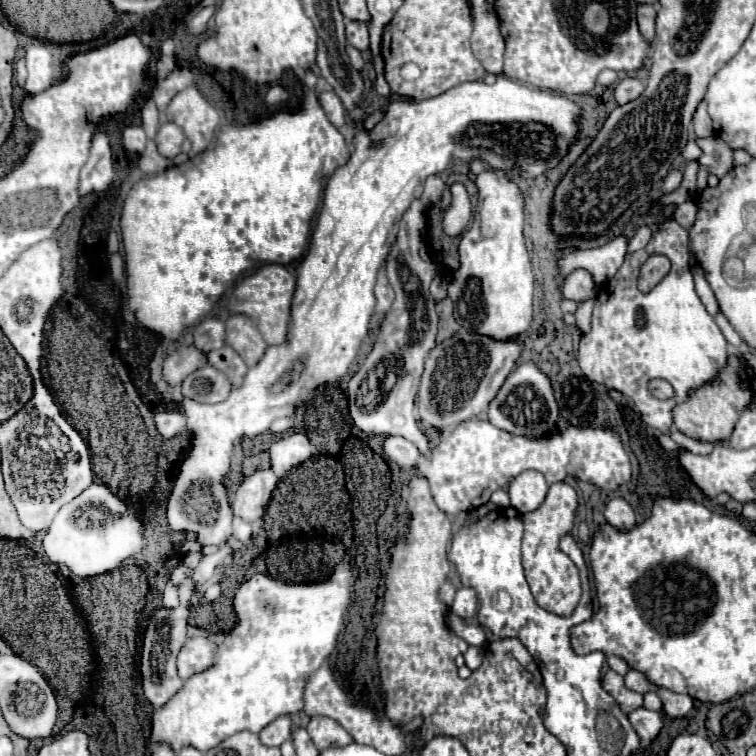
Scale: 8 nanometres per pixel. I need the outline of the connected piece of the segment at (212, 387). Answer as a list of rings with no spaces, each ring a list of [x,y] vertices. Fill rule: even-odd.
[[[203,366],[201,370],[185,378],[183,396],[193,398],[197,402],[205,402],[205,404],[217,404],[229,396],[231,388],[233,386],[229,378],[221,370],[213,366]]]

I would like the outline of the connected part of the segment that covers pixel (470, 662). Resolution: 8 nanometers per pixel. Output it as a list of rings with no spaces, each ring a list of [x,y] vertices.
[[[469,646],[469,650],[465,652],[465,664],[471,668],[471,670],[477,670],[483,662],[483,654],[481,654],[481,648],[477,646]]]

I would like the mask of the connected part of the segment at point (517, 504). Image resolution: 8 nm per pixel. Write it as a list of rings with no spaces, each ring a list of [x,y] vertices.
[[[527,470],[509,484],[511,506],[521,514],[537,510],[547,496],[547,488],[549,484],[545,482],[543,474],[535,470]]]

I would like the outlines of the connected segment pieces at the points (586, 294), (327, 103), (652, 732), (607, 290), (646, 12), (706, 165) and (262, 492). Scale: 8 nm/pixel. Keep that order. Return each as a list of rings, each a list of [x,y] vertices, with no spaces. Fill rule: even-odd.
[[[587,270],[571,272],[565,280],[565,286],[563,286],[563,298],[575,300],[575,302],[583,302],[583,300],[591,298],[593,292],[595,292],[595,284],[593,284],[593,278]]]
[[[321,92],[319,94],[319,102],[327,114],[327,120],[335,126],[335,128],[341,128],[345,124],[345,110],[343,110],[343,104],[339,100],[339,96],[335,92]]]
[[[637,708],[629,714],[629,720],[635,728],[635,732],[643,738],[643,740],[653,740],[661,726],[663,726],[663,720],[661,720],[661,714],[655,712],[655,710],[647,710],[647,708]]]
[[[663,220],[649,244],[627,254],[623,266],[597,294],[591,330],[581,336],[577,362],[589,380],[601,382],[627,396],[627,400],[637,406],[647,426],[667,432],[673,424],[671,408],[683,402],[689,390],[715,378],[719,368],[725,366],[725,358],[727,342],[693,288],[687,230],[675,220]],[[651,254],[667,256],[671,260],[671,270],[651,292],[643,294],[637,288],[637,274]],[[655,378],[667,380],[675,396],[667,400],[655,398],[647,386],[647,382]]]
[[[639,4],[637,6],[637,22],[639,22],[639,30],[643,34],[645,40],[653,40],[655,36],[655,8],[651,4]]]
[[[711,136],[705,138],[705,140],[695,138],[695,140],[697,140],[699,148],[703,150],[703,154],[699,158],[701,170],[699,170],[699,176],[697,176],[697,188],[701,190],[707,184],[707,174],[709,172],[713,172],[721,178],[733,168],[733,152],[735,150],[729,144],[725,144],[718,136]]]
[[[259,470],[253,476],[247,476],[233,498],[233,512],[247,522],[253,522],[265,514],[265,508],[271,500],[279,478],[273,470]]]

